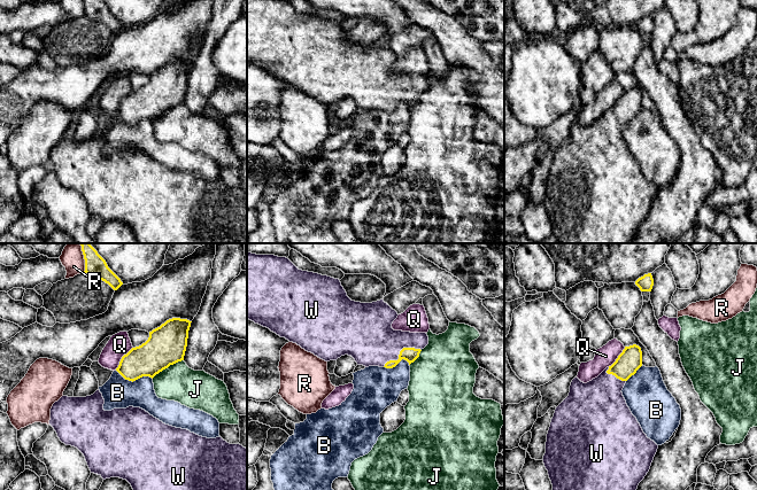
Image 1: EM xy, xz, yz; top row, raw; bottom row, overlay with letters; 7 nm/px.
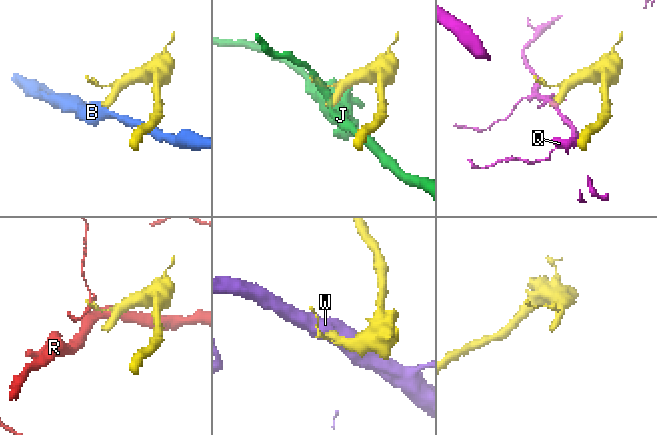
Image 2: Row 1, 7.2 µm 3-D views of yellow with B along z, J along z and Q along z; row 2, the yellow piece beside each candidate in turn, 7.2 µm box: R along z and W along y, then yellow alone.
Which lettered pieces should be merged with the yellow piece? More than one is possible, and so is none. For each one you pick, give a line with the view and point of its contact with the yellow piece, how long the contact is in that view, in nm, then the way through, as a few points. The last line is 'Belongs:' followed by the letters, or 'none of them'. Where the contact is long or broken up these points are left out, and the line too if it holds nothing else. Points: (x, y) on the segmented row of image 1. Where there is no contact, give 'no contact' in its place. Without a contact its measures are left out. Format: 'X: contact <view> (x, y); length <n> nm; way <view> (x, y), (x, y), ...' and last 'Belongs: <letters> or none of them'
W: contact xz (400, 352); length 300 nm; way xz (410, 355), (408, 352), (400, 352), (368, 337)
Belongs: W

